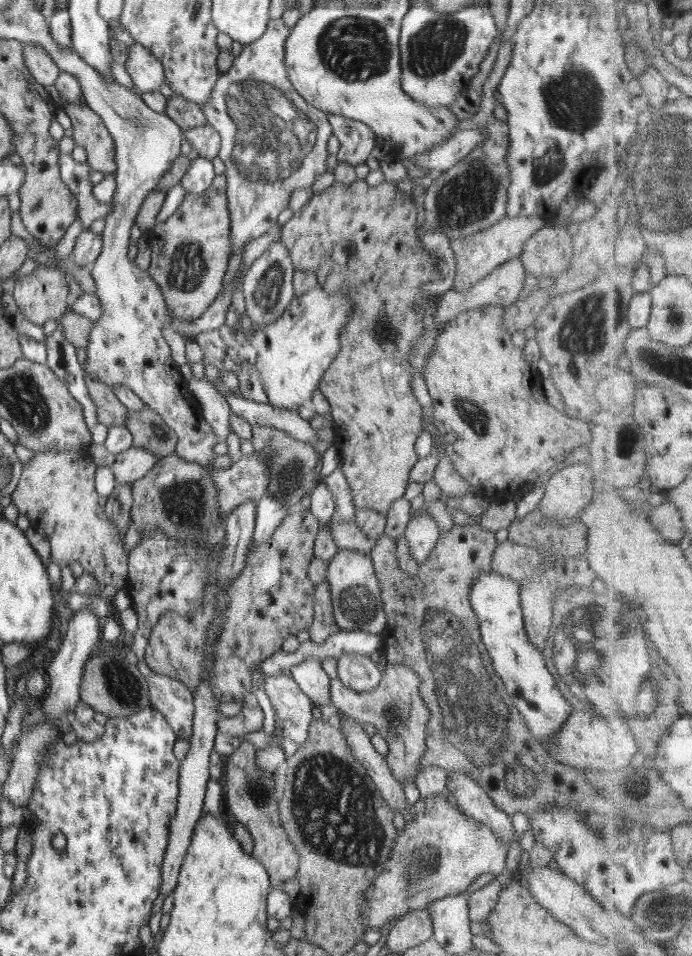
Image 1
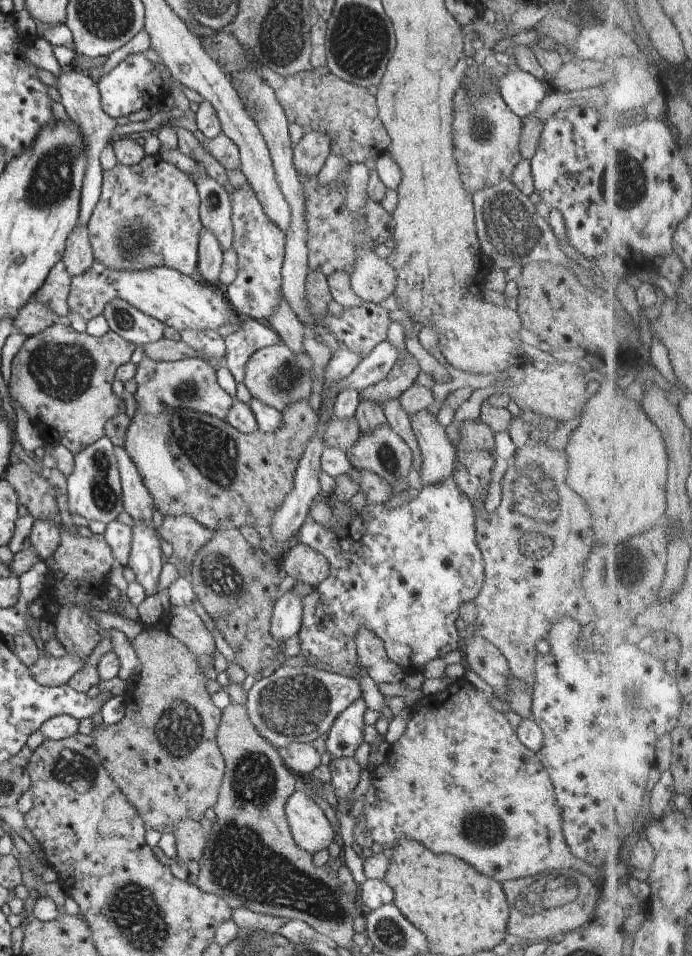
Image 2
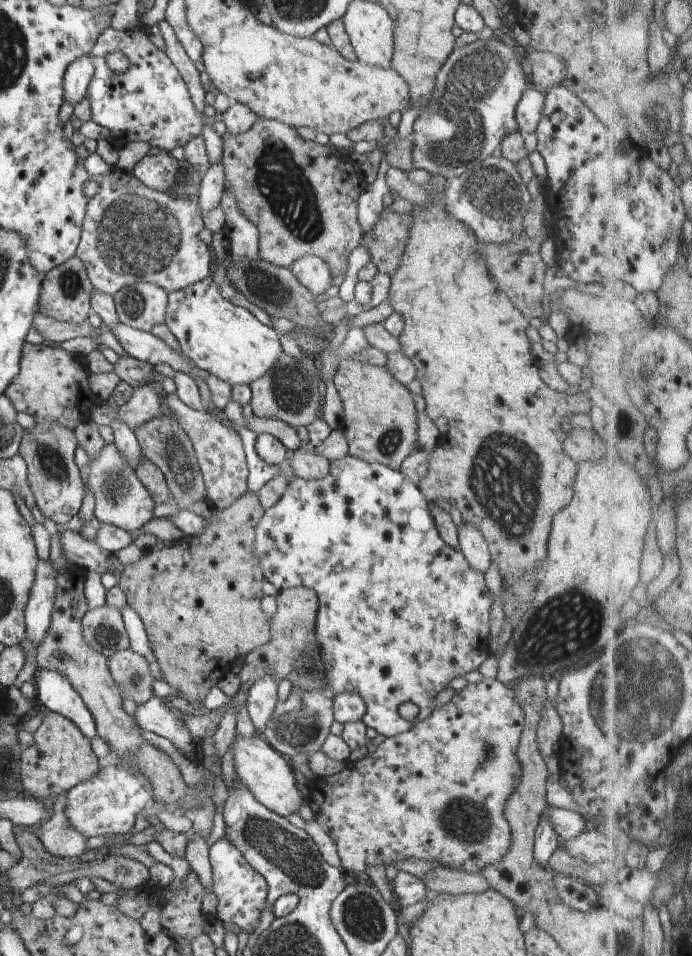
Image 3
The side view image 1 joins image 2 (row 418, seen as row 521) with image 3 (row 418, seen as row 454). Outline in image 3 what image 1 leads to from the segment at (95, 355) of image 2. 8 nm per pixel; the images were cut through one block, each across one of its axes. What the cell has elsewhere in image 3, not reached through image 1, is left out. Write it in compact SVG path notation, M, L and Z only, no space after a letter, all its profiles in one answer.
M30 344L23 347L19 363L19 374L5 390L17 412L35 417L35 421L60 422L66 428L75 430L81 423L90 420L93 405L101 402L91 392L91 373L83 356L73 355L58 346Z

